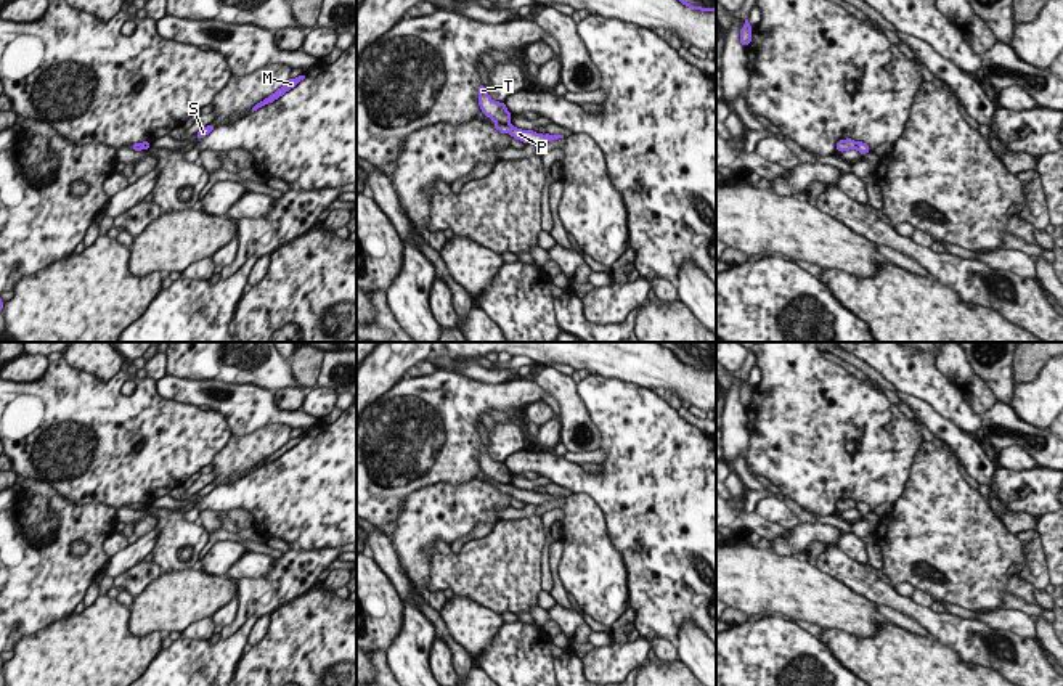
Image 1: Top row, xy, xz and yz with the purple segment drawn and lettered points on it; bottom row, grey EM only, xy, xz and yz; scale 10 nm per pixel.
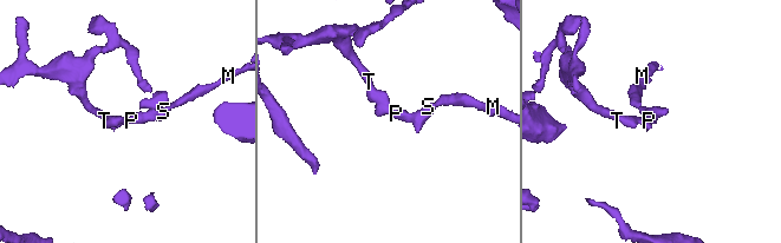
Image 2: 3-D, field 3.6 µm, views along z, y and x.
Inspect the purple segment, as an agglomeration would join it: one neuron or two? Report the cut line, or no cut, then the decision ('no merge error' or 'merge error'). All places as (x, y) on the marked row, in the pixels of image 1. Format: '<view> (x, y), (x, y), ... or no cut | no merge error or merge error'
xz (498, 122), (509, 124) | merge error

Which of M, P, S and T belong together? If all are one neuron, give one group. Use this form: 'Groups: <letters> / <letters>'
Groups: M P S / T.

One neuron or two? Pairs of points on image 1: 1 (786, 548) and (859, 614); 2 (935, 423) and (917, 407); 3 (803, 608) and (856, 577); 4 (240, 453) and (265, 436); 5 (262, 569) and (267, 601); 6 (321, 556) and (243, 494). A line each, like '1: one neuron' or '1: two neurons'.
1: two neurons
2: one neuron
3: two neurons
4: one neuron
5: two neurons
6: two neurons

